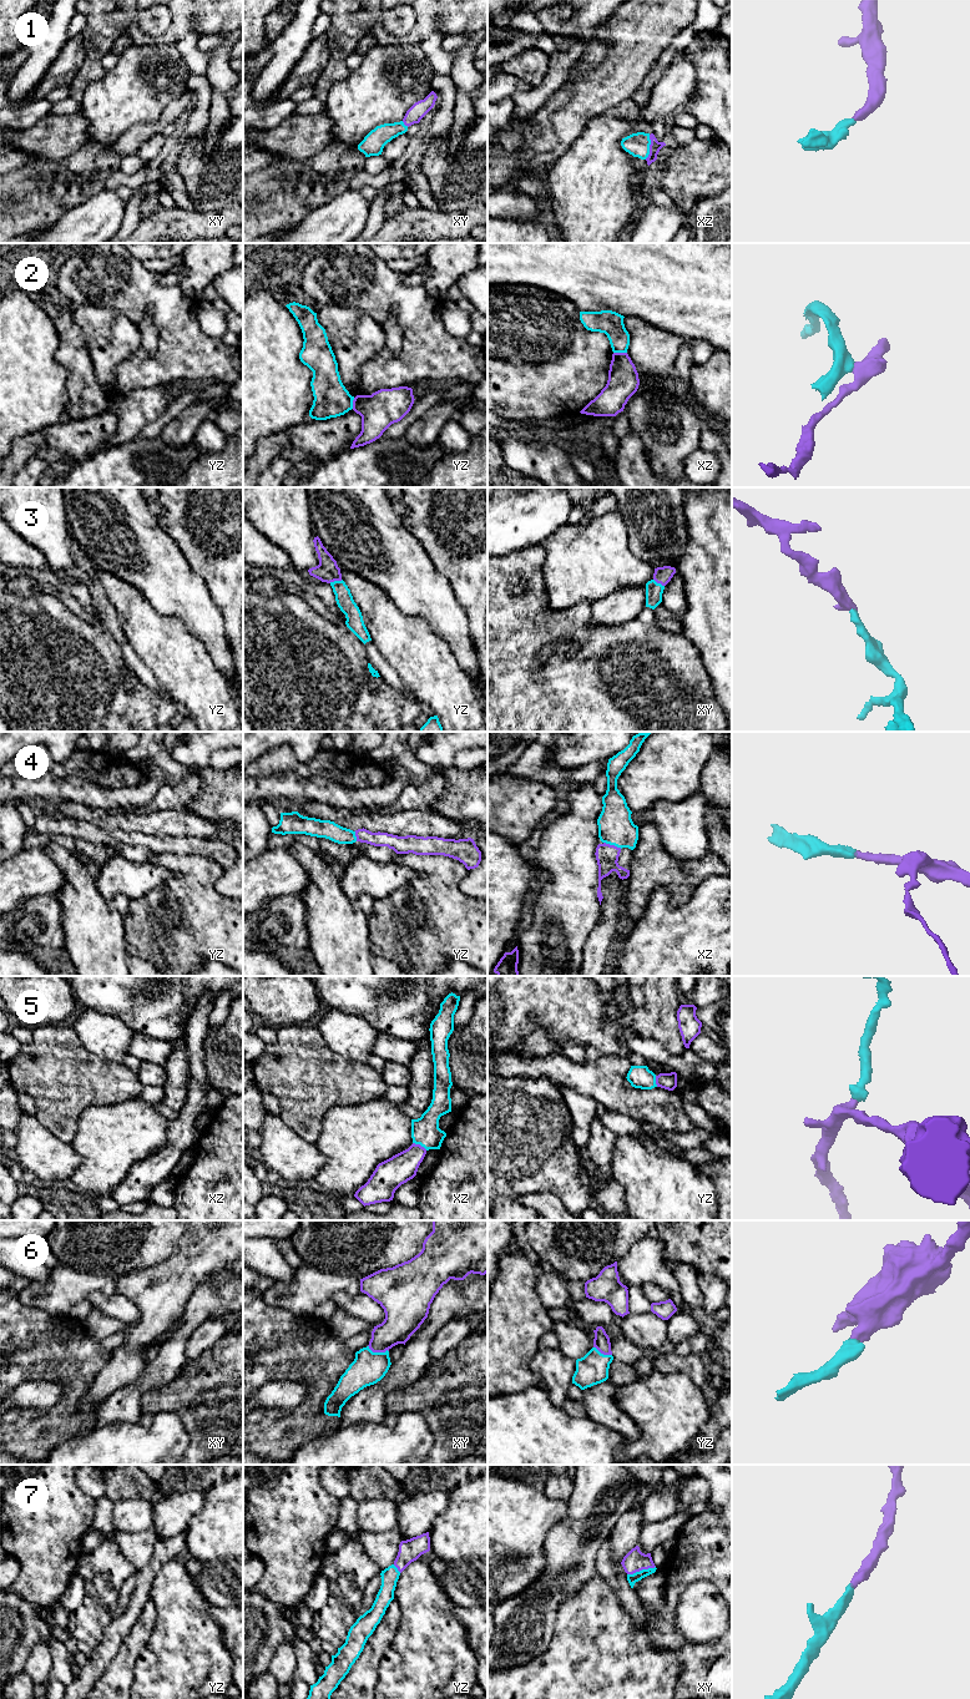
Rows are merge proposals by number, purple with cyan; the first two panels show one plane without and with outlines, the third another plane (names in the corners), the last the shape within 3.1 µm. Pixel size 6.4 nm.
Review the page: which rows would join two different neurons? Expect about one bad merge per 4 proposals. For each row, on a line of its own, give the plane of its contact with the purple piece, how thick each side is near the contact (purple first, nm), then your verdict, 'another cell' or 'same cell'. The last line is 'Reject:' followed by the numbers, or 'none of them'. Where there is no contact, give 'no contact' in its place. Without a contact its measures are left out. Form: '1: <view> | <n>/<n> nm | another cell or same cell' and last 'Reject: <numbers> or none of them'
1: xz | 70/150 nm | same cell
2: xz | 200/160 nm | another cell
3: yz | 140/110 nm | same cell
4: xz | 140/220 nm | same cell
5: xz | 190/180 nm | same cell
6: xy | 220/220 nm | same cell
7: xy | 140/60 nm | same cell
Reject: 2

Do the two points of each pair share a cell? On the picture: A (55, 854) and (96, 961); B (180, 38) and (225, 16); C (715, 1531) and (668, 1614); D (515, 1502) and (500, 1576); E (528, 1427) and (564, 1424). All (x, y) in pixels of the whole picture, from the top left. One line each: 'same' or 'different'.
A: same
B: same
C: same
D: same
E: same

